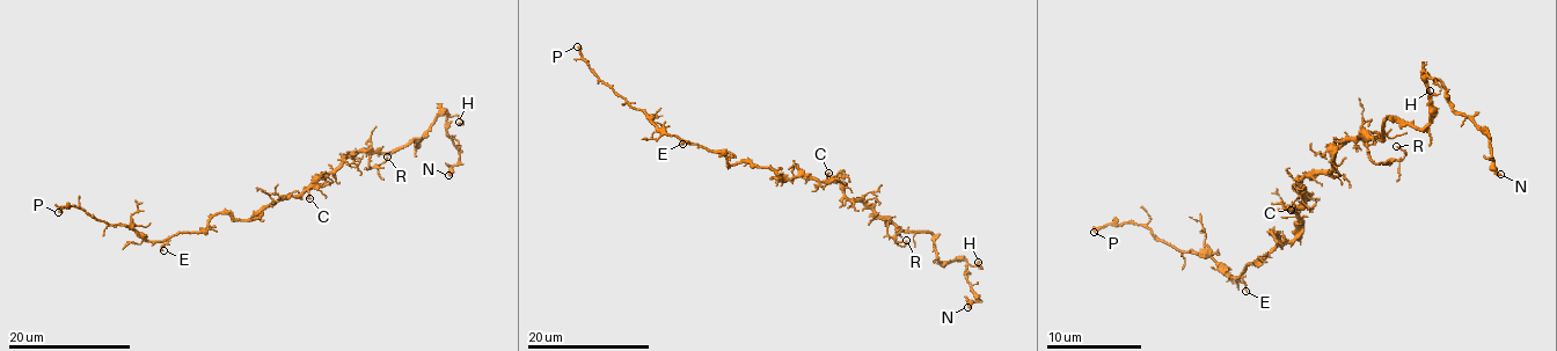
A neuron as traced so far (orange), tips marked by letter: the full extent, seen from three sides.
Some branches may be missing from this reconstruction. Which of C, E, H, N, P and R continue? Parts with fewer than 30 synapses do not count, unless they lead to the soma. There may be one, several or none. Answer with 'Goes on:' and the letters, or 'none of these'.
Goes on: P

